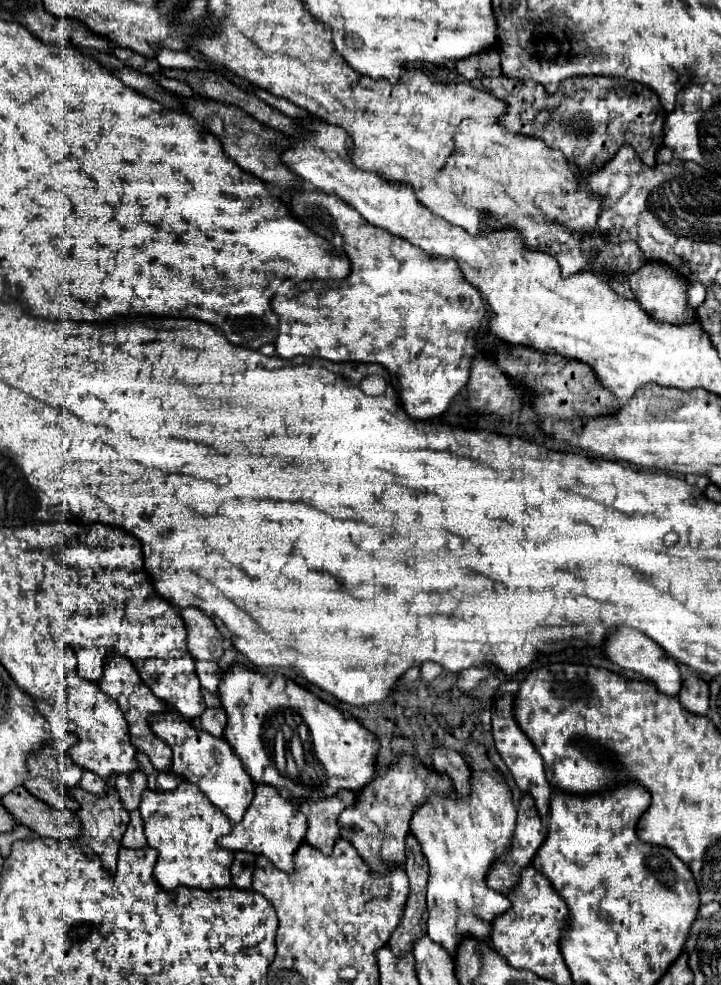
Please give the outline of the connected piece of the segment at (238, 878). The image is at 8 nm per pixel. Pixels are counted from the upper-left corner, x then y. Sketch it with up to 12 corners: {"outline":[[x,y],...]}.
{"outline":[[236,854],[232,864],[232,884],[252,888],[256,856]]}

